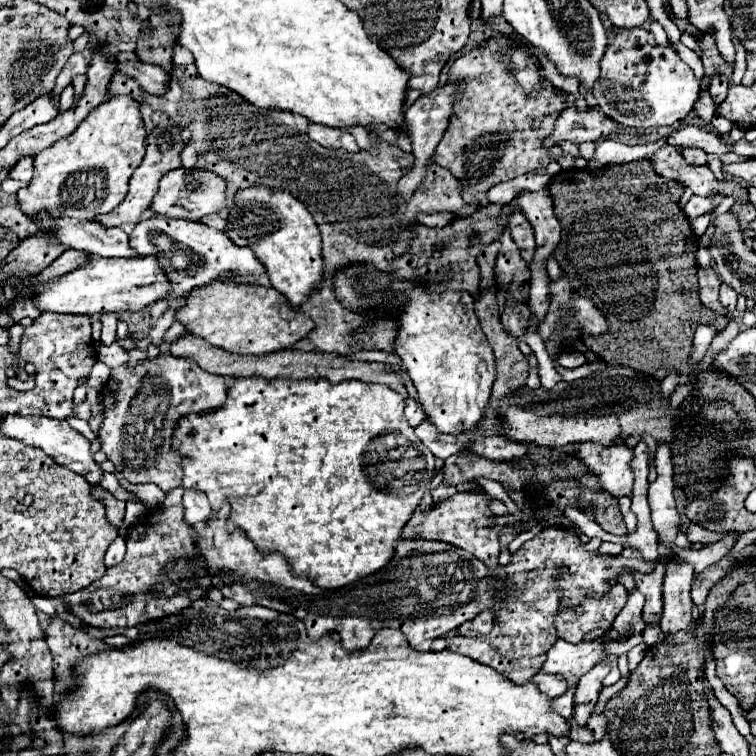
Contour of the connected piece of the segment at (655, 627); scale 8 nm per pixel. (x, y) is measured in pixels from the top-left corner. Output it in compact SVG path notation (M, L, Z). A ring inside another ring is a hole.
M654 620L652 624L648 624L646 626L646 630L642 632L642 638L644 638L644 642L648 644L648 646L654 646L656 642L660 642L662 640L662 632L660 632L660 624Z

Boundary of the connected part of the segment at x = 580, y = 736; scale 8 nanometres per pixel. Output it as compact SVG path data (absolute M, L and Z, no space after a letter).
M576 724L570 728L570 738L572 738L572 740L580 740L580 742L588 742L588 744L594 742L592 732L590 732L588 728L584 728L584 726L576 726Z

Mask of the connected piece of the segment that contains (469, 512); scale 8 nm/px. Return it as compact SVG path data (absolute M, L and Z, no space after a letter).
M484 490L456 492L454 496L444 500L440 506L434 506L428 514L416 512L408 520L408 524L404 526L402 536L404 538L442 540L442 542L454 544L454 546L474 554L478 560L482 560L490 572L496 572L496 568L498 568L498 554L500 554L498 534L500 534L502 526L504 524L514 524L516 532L522 532L522 530L520 530L520 522L516 518L512 518L512 516L510 518L498 518L496 528L494 530L486 530L486 528L490 528L490 516L492 516L492 512L488 510L488 502L490 502L490 498L484 494Z

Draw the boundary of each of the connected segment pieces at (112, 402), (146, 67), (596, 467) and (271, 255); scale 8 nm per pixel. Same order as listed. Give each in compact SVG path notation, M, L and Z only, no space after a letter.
M160 354L154 360L142 360L134 370L128 370L128 366L118 366L112 370L110 380L106 382L102 390L102 404L104 404L104 424L100 428L100 440L102 440L102 452L110 462L114 462L116 470L128 480L128 482L178 482L182 484L182 468L180 460L182 456L178 450L172 448L172 434L176 430L176 424L180 418L194 410L214 410L220 408L226 400L226 388L228 380L218 374L208 374L202 370L194 360L188 358L174 358L170 354Z
M116 60L116 64L118 64L118 70L124 76L138 82L148 94L162 96L168 90L170 74L166 74L164 70L160 70L156 66L150 66L150 64L142 64L138 60L130 60L130 62L118 62Z
M578 444L576 456L600 478L600 484L604 490L612 492L612 496L630 496L632 484L634 484L634 472L632 472L632 456L634 450L625 444L615 446L600 446L600 444Z
M252 186L236 194L236 204L228 214L226 234L238 246L248 246L266 266L270 284L286 296L292 308L302 306L324 280L324 258L320 228L308 208L290 192Z

